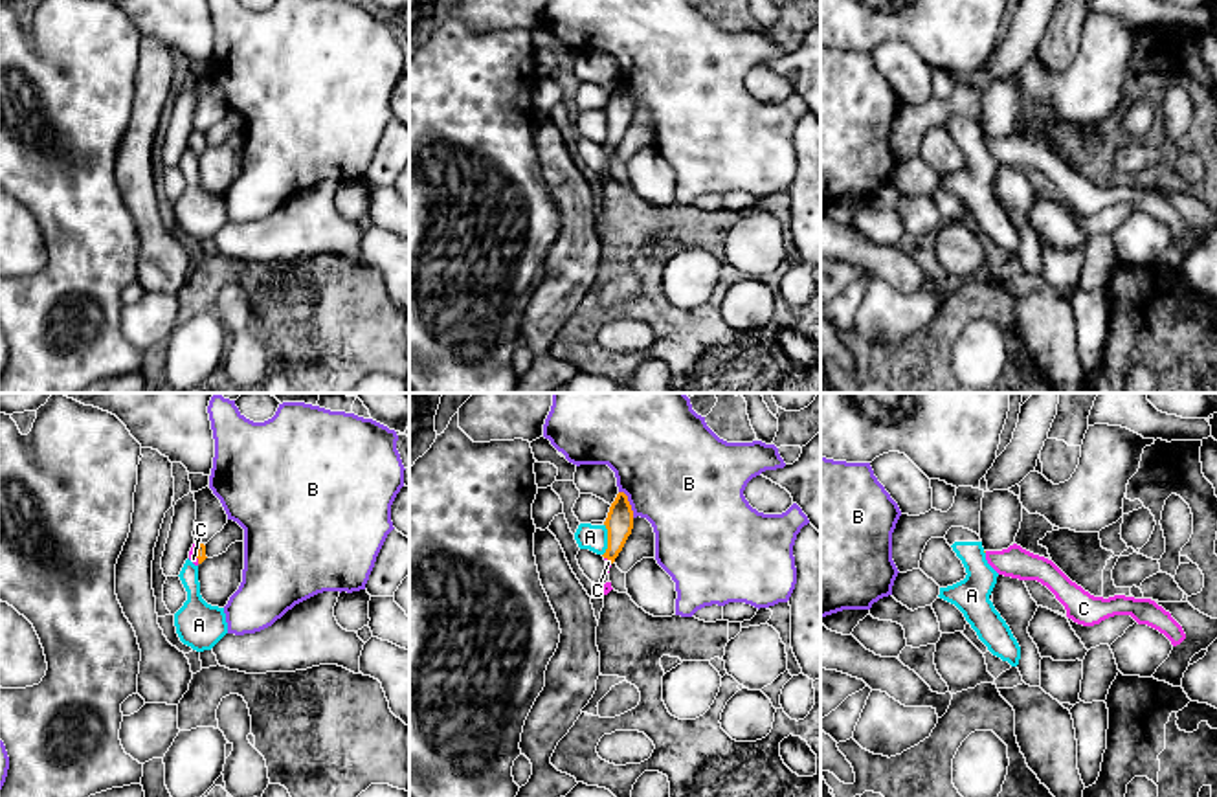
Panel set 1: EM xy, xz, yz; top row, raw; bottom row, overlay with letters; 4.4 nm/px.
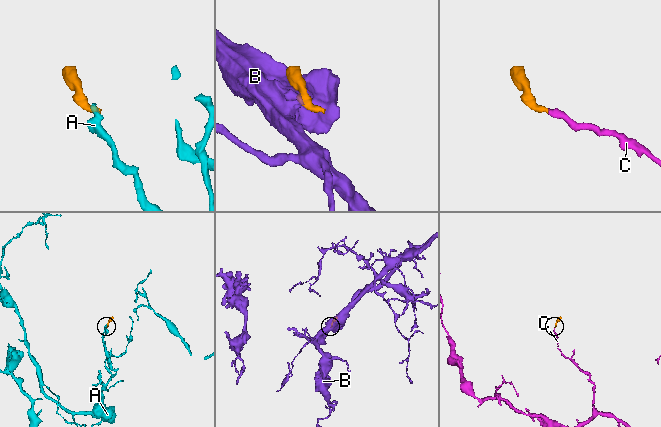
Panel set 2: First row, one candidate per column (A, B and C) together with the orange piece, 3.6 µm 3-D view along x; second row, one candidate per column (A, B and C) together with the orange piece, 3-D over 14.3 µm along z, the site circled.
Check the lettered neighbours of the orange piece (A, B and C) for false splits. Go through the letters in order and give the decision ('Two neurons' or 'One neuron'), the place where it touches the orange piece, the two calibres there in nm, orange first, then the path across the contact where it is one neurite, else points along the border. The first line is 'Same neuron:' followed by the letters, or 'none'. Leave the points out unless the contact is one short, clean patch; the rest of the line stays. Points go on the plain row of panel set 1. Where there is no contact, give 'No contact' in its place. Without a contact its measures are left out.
Same neuron: C
A: Two neurons. Touches orange at xz (608, 129). Thickness 120 nm (orange) against 110 nm. Boundary: xz (604, 112), (606, 140), (602, 144)
B: Two neurons. Touches orange at xz (628, 92). Thickness 120 nm (orange) against 480 nm
C: One neuron. Touches orange at xy (197, 142). Thickness 50 nm (orange) against 40 nm. Path across: xy (200, 138), (197, 142), (193, 147)

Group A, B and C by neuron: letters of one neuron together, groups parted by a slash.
A / B / C

